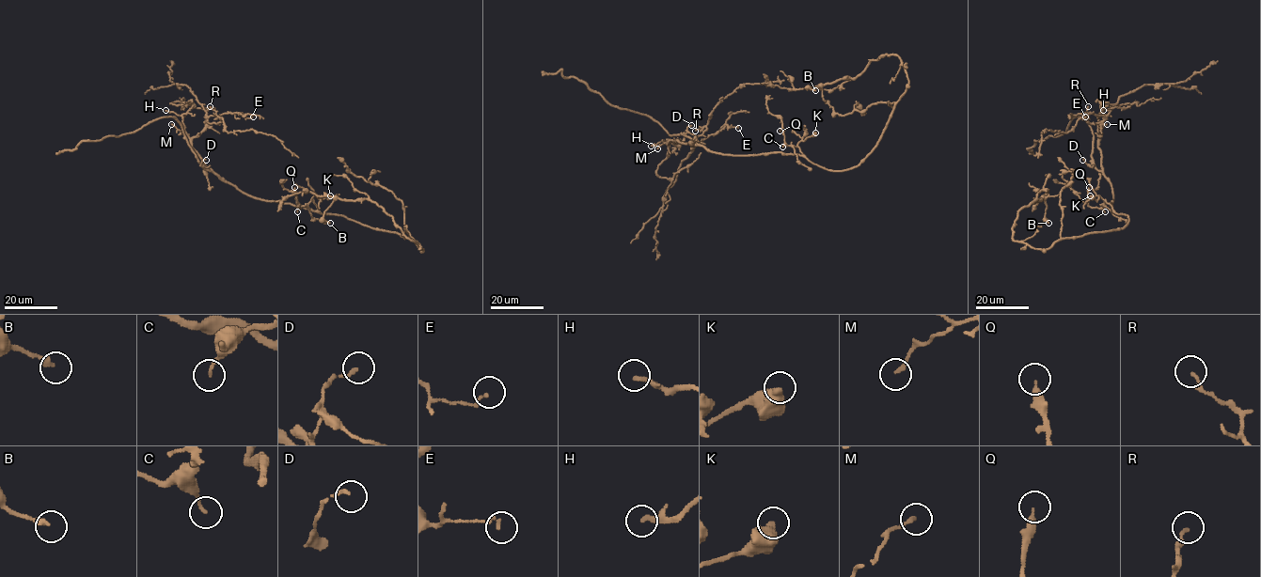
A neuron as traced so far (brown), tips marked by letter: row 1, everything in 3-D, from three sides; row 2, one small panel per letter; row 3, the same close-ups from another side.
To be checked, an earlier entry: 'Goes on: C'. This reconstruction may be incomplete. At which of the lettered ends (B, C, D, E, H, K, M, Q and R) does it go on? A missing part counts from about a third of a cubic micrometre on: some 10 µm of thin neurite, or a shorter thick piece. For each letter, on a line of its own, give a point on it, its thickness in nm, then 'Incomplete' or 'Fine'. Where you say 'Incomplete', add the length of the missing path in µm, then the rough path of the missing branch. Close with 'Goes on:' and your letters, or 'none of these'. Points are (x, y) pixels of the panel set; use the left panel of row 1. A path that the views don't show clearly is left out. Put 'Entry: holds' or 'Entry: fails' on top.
Entry: fails
B: Place: (330, 223). Thickness 240 nm. Fine
C: Place: (297, 211). Thickness 140 nm. Fine
D: Place: (206, 160). Thickness 170 nm. Fine
E: Place: (253, 116). Thickness 120 nm. Fine
H: Place: (165, 110). Thickness 180 nm. Incomplete. Missing length about 90 µm
K: Place: (330, 195). Thickness 550 nm. Fine
M: Place: (171, 124). Thickness 180 nm. Fine
Q: Place: (294, 187). Thickness 300 nm. Fine
R: Place: (210, 106). Thickness 170 nm. Fine
Goes on: H

